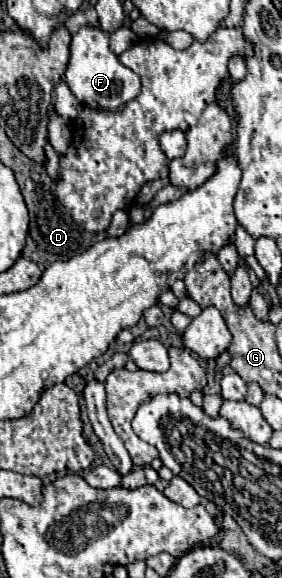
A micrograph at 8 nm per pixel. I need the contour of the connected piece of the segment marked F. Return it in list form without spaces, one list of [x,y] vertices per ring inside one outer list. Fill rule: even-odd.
[[[81,27],[71,39],[71,59],[65,71],[71,93],[89,109],[121,111],[123,103],[135,99],[141,91],[141,79],[109,49],[109,35],[97,27]]]

